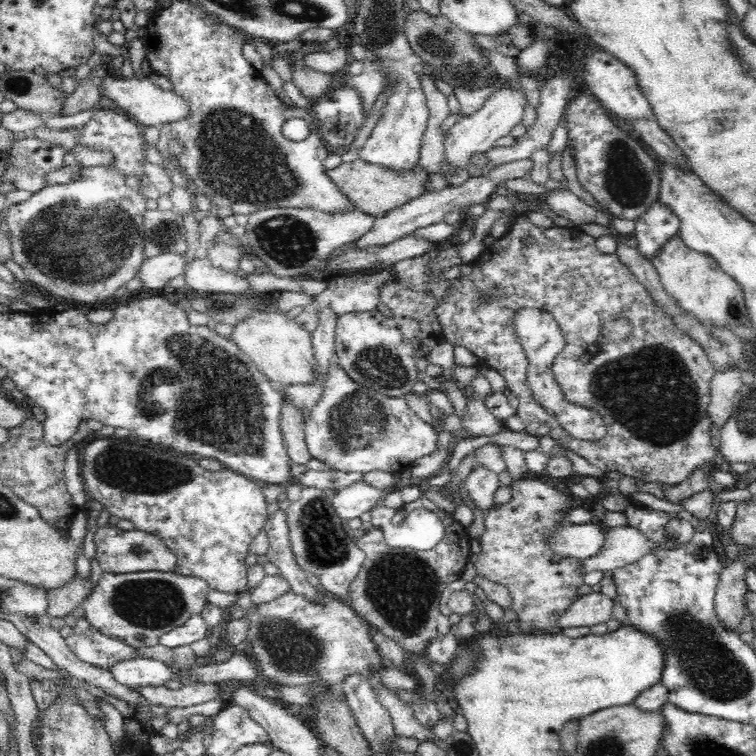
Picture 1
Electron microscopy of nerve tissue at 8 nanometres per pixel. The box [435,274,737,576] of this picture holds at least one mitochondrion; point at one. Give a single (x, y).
(660, 369)

